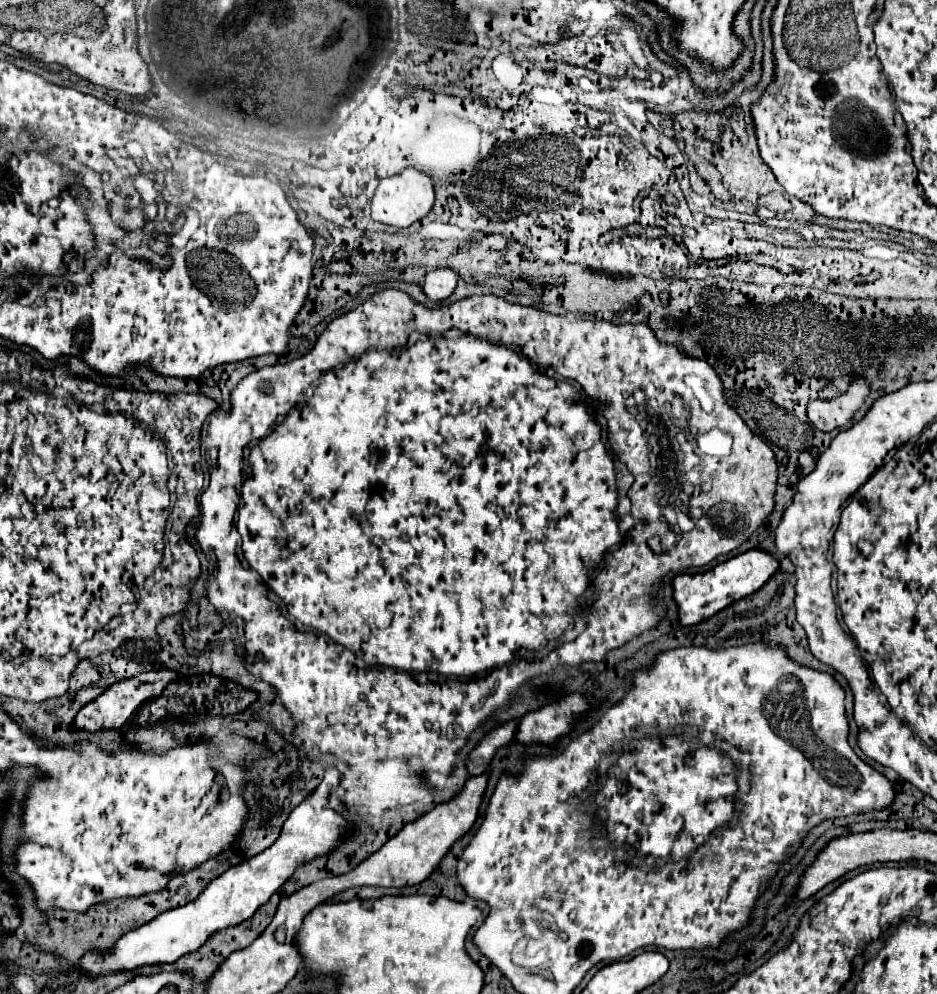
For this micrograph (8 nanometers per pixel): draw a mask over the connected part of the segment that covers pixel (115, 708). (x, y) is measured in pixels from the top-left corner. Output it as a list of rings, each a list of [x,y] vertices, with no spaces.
[[[151,671],[151,673],[141,673],[137,677],[123,679],[123,681],[115,683],[107,691],[103,691],[103,695],[99,695],[99,699],[87,703],[87,707],[83,707],[79,711],[79,715],[75,717],[75,727],[79,731],[85,729],[87,733],[117,731],[117,729],[121,729],[129,721],[129,717],[137,711],[139,705],[143,705],[147,699],[155,699],[157,695],[161,695],[165,685],[171,683],[175,677],[177,677],[175,671]]]

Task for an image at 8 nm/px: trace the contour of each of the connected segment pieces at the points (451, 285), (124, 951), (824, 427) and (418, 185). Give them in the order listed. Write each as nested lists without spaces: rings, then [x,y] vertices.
[[[443,267],[443,269],[435,269],[435,271],[429,271],[425,275],[425,283],[423,283],[423,293],[431,299],[431,301],[441,301],[445,297],[449,297],[455,287],[459,283],[459,273],[449,269],[449,267]]]
[[[329,769],[321,785],[315,789],[315,793],[293,809],[293,813],[289,815],[289,819],[281,829],[279,839],[269,849],[227,869],[223,875],[213,879],[195,901],[165,911],[147,925],[125,933],[109,953],[97,953],[97,951],[85,953],[79,963],[81,973],[89,977],[101,977],[113,971],[135,969],[139,965],[173,963],[181,955],[199,949],[207,941],[207,937],[211,937],[215,931],[221,931],[225,927],[249,919],[293,875],[297,865],[317,855],[323,855],[337,845],[339,827],[347,827],[345,819],[327,807],[327,797],[337,787],[337,783],[339,783],[339,771]]]
[[[859,375],[853,379],[847,393],[833,401],[811,401],[807,407],[807,417],[811,425],[823,432],[831,432],[837,427],[847,425],[853,415],[863,407],[865,399],[871,393],[869,381]]]
[[[405,167],[401,173],[387,177],[379,183],[377,193],[371,201],[371,215],[375,221],[393,225],[393,227],[409,227],[411,223],[423,219],[435,205],[435,185],[433,179],[415,169],[415,167]]]

